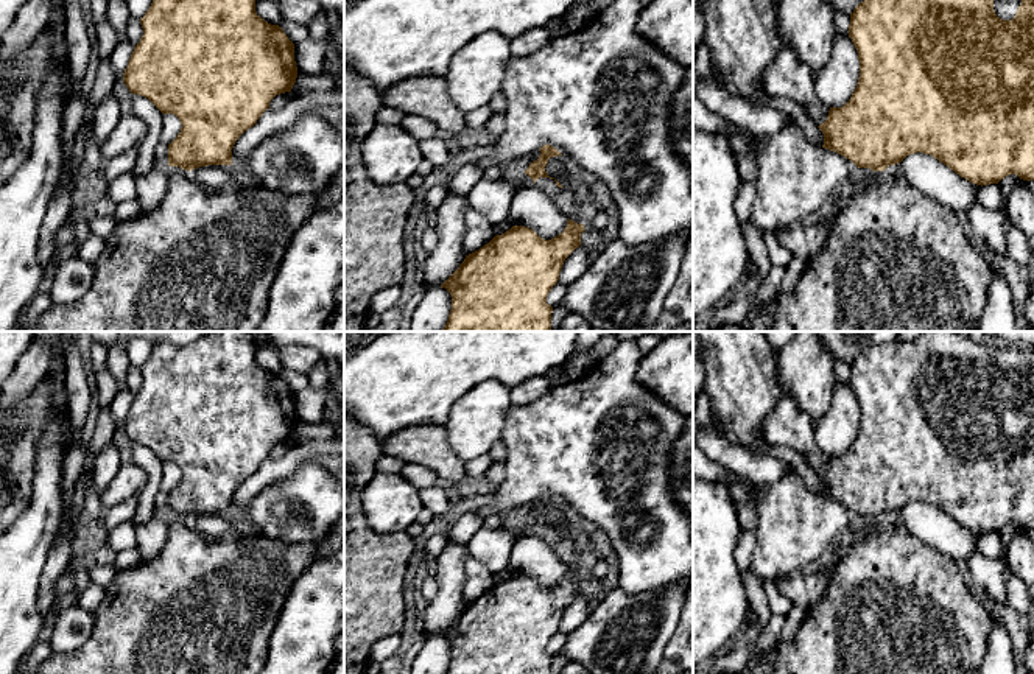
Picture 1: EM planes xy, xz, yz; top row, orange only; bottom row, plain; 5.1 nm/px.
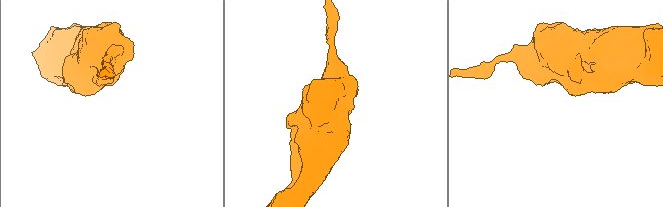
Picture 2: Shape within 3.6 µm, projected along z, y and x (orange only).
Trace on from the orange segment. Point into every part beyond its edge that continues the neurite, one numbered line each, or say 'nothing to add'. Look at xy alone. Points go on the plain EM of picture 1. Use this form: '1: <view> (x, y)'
nothing to add

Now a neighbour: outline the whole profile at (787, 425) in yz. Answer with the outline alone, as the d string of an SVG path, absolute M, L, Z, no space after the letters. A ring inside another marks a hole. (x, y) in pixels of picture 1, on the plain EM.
M780 374L777 384L780 398L763 420L765 439L774 445L793 448L819 475L827 469L830 456L816 445L813 420L799 408Z

